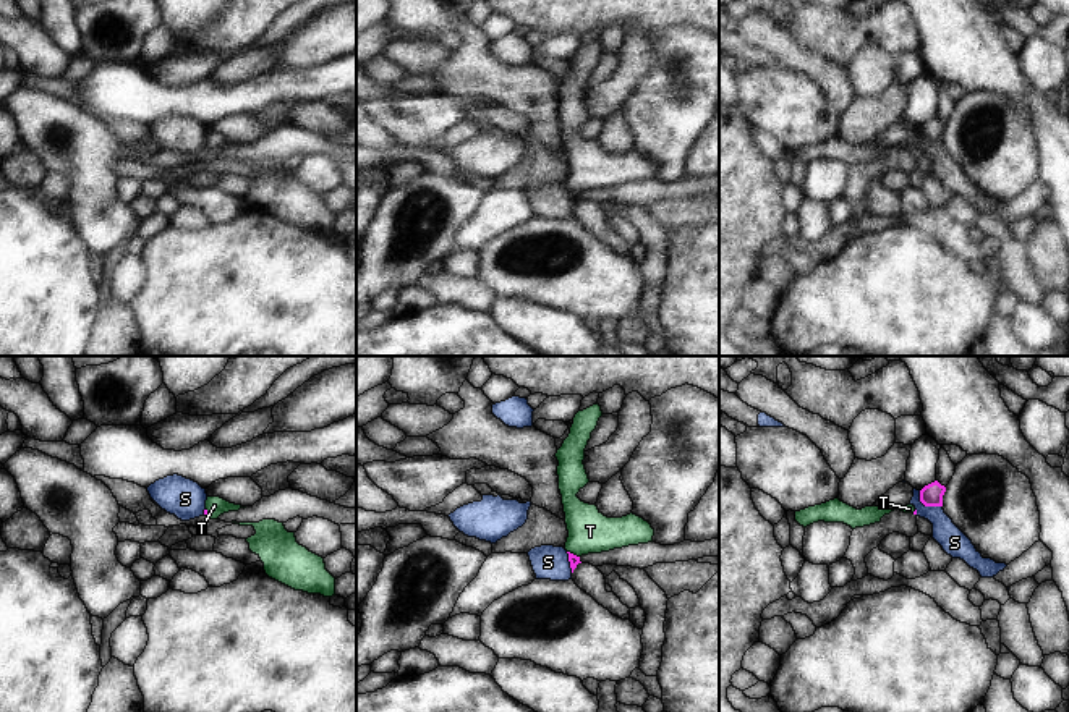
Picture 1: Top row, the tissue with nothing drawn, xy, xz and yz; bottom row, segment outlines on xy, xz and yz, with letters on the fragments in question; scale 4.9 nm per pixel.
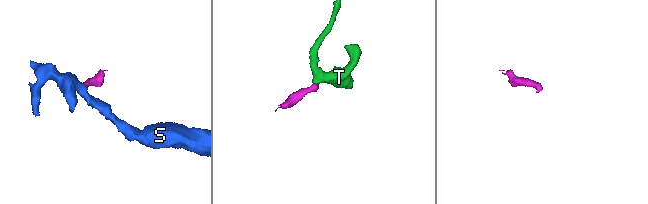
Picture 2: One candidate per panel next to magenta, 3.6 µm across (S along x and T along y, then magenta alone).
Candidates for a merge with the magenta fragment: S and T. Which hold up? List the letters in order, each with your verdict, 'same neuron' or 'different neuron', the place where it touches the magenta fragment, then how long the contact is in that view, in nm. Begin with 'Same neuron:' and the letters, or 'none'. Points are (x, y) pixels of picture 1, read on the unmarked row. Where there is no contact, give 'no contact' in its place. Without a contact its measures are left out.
Same neuron: T
S: different neuron; contact yz (927, 143); length 150 nm
T: same neuron; contact xz (572, 191); length 70 nm

